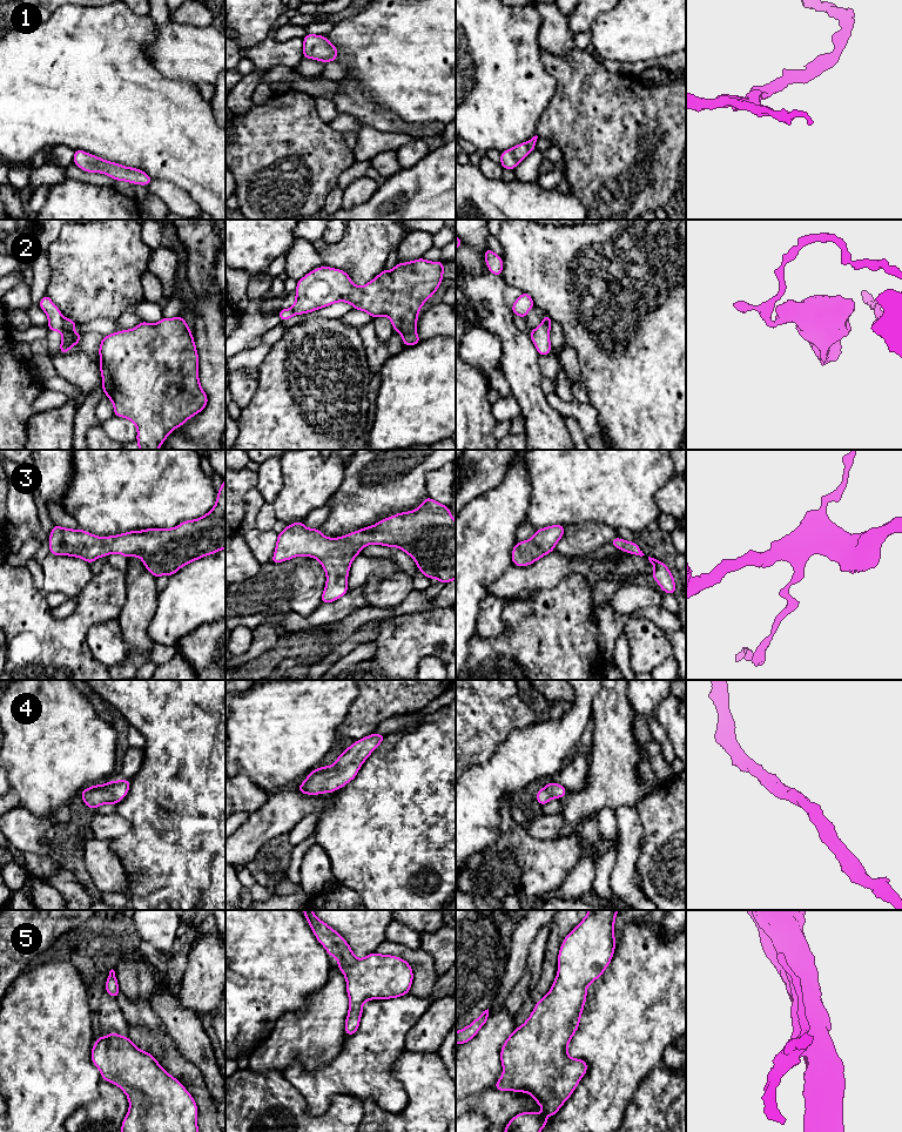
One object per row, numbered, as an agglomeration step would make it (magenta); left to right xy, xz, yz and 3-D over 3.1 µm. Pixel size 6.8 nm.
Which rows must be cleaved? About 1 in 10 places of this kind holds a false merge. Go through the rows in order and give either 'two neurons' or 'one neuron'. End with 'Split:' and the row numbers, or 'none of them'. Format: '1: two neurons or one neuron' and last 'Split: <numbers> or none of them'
1: one neuron
2: two neurons
3: one neuron
4: one neuron
5: one neuron
Split: 2

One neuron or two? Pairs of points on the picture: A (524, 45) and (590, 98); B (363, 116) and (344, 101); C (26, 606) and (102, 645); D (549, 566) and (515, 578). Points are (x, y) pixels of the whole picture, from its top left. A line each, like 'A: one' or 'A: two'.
A: two
B: one
C: two
D: one

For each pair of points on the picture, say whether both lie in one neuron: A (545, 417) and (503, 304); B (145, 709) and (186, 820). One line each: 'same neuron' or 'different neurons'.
A: same neuron
B: same neuron

